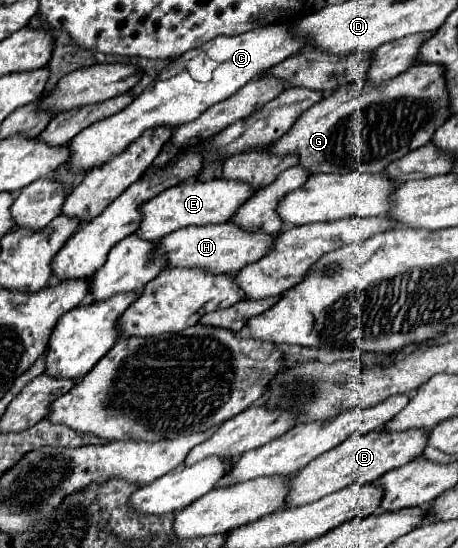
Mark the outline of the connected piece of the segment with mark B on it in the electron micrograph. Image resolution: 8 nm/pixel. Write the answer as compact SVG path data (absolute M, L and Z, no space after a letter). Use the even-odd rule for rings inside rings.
M374 431L366 435L360 435L360 433L350 435L344 443L322 453L290 479L284 507L302 507L302 503L318 501L320 497L340 491L342 487L350 483L374 483L386 471L398 469L410 463L412 459L420 457L422 443L426 443L426 431L406 431L406 433ZM298 499L306 499L306 501L298 505Z

